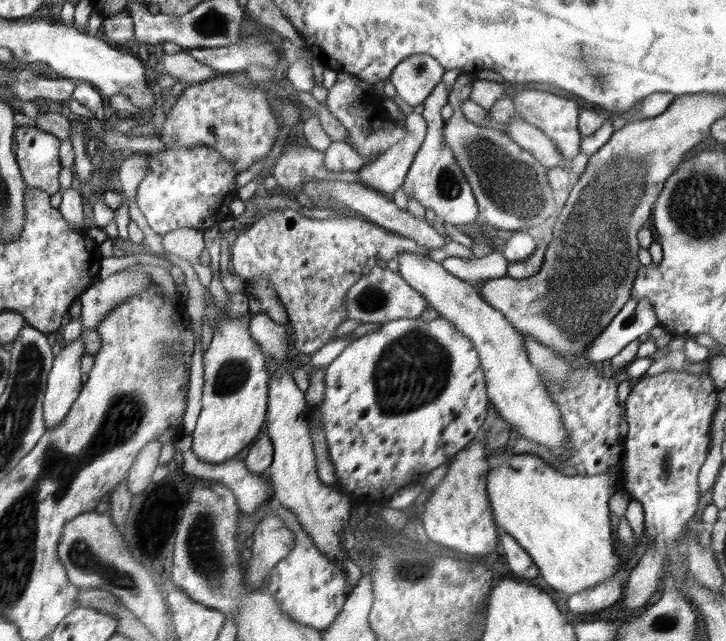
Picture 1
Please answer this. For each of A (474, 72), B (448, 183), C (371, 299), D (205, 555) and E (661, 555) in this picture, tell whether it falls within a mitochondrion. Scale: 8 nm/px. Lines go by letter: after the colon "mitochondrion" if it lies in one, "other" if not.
A: other
B: mitochondrion
C: mitochondrion
D: mitochondrion
E: other

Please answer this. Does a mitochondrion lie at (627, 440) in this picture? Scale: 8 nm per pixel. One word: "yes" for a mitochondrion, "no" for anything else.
no

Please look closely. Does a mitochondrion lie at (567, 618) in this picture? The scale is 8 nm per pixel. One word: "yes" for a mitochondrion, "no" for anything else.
no

